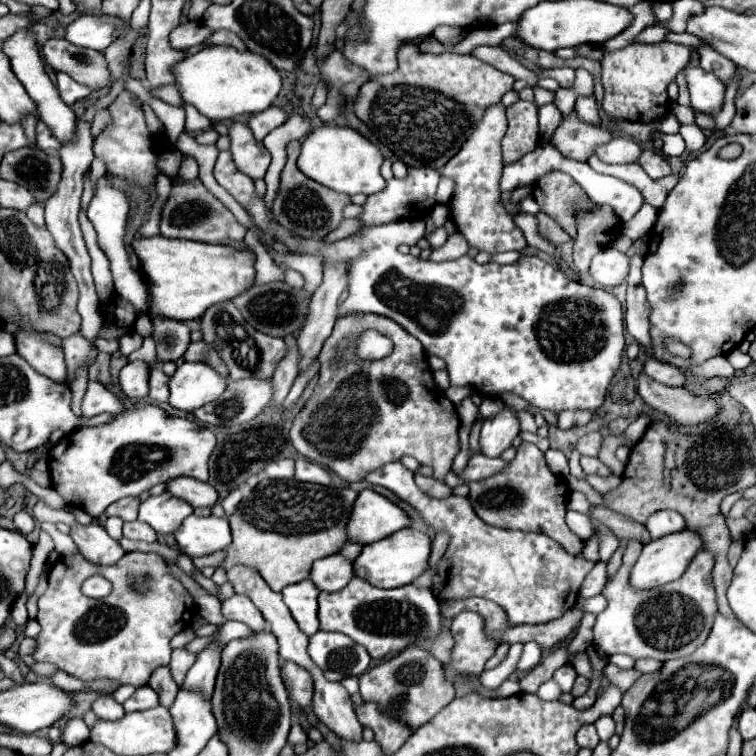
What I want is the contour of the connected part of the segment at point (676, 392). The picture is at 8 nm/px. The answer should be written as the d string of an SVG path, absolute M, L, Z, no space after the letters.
M645 374L637 378L637 394L653 410L663 412L671 422L681 426L697 426L719 414L719 404L713 398L701 398L685 388L657 384Z

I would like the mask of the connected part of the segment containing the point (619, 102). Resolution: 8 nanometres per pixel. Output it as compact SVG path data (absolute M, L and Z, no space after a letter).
M671 42L629 44L617 52L607 52L601 60L601 80L605 88L603 112L609 118L631 122L657 122L669 112L667 86L675 82L677 72L689 62L689 48Z

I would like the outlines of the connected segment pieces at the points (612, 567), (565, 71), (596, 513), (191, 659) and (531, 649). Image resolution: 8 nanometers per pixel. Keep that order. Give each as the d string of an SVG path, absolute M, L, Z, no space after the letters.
M620 545L617 550L614 552L614 554L612 555L611 559L608 562L607 565L607 574L608 576L612 576L613 574L615 574L617 572L617 570L619 569L619 567L622 564L622 557L624 554L626 546L624 545Z
M539 68L535 70L537 78L553 78L559 82L561 88L573 88L573 82L575 82L575 70L573 68Z
M591 508L589 510L591 512L591 516L593 518L597 518L599 522L603 522L603 524L607 524L615 534L617 534L617 538L635 538L635 540L639 540L639 542L649 542L651 540L651 536L649 536L649 532L647 532L647 528L643 526L643 524L637 524L635 520L629 520L627 516L621 516L621 514L617 514L617 512L613 512L613 510L609 510L609 508Z
M187 648L173 650L173 658L169 662L169 670L171 670L171 674L173 674L177 684L181 684L181 680L185 678L185 672L195 664L195 660L197 660L197 654L189 652Z
M527 642L525 648L523 648L523 656L521 656L519 664L517 664L517 670L525 672L527 668L537 666L539 660L541 660L541 646L537 646L537 642Z

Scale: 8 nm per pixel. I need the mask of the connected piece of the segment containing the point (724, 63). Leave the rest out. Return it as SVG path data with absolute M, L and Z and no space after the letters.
M707 44L697 46L697 52L701 56L701 68L703 70L717 74L723 82L729 78L729 72L733 72L733 68L735 68L735 64L729 58L721 56L719 52L713 52L713 48L709 48Z

